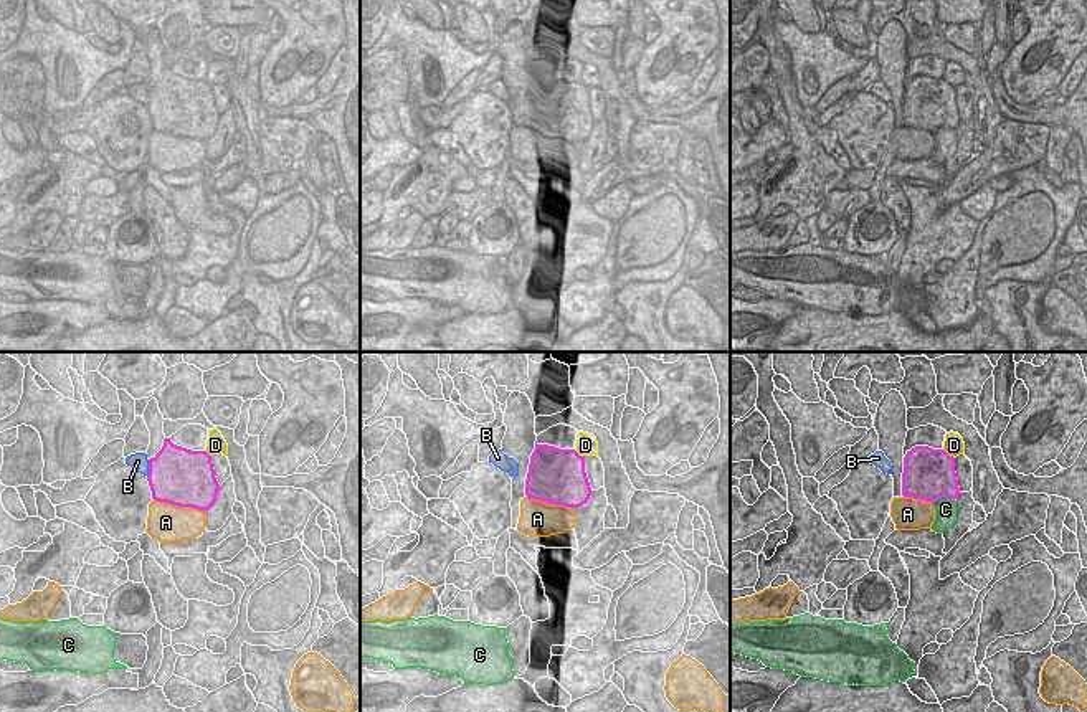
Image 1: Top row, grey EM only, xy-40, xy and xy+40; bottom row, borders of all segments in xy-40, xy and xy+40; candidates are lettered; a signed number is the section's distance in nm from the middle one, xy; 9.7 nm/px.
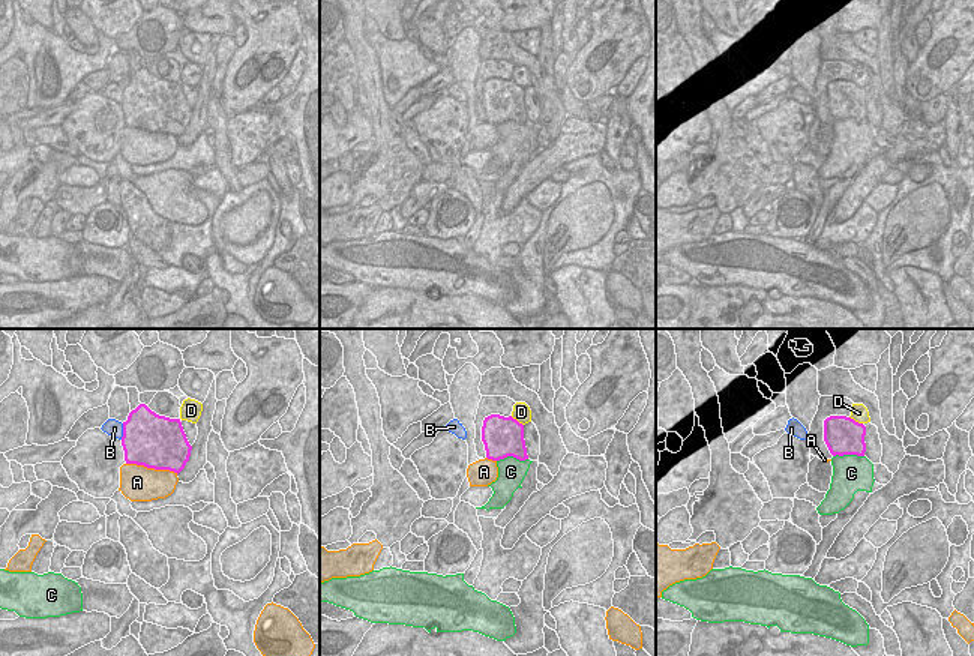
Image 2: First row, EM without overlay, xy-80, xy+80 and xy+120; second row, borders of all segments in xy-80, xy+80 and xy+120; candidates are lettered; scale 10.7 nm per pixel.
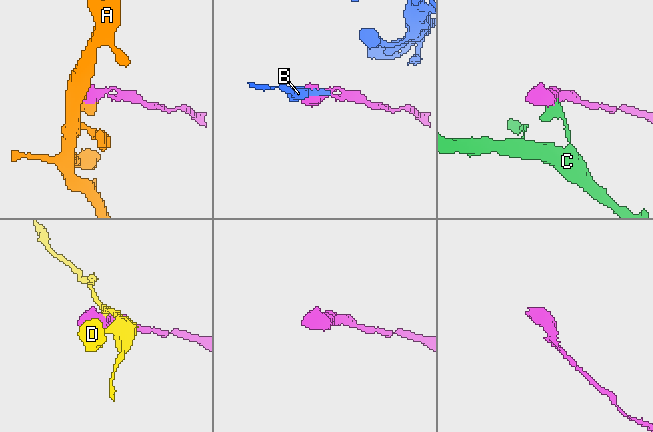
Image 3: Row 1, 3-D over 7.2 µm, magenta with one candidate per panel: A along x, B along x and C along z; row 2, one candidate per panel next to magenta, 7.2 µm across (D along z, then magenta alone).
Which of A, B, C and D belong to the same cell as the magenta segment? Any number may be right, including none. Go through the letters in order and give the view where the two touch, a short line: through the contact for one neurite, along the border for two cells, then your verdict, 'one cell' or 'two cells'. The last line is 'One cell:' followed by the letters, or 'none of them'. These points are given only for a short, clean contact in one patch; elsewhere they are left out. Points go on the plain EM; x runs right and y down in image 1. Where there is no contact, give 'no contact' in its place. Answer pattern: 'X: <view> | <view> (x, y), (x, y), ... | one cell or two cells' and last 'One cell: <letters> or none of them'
A: xy-40 | two cells
B: xy-40 | one cell
C: xy+40 | two cells
D: xy+40 | two cells
One cell: B

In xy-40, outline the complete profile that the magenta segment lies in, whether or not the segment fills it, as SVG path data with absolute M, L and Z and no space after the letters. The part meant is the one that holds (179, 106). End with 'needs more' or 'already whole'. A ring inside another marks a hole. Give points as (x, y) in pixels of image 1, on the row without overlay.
M165 68L154 88L135 83L126 94L147 107L154 131L203 142L216 131L220 114L206 81L192 81Z; needs more

